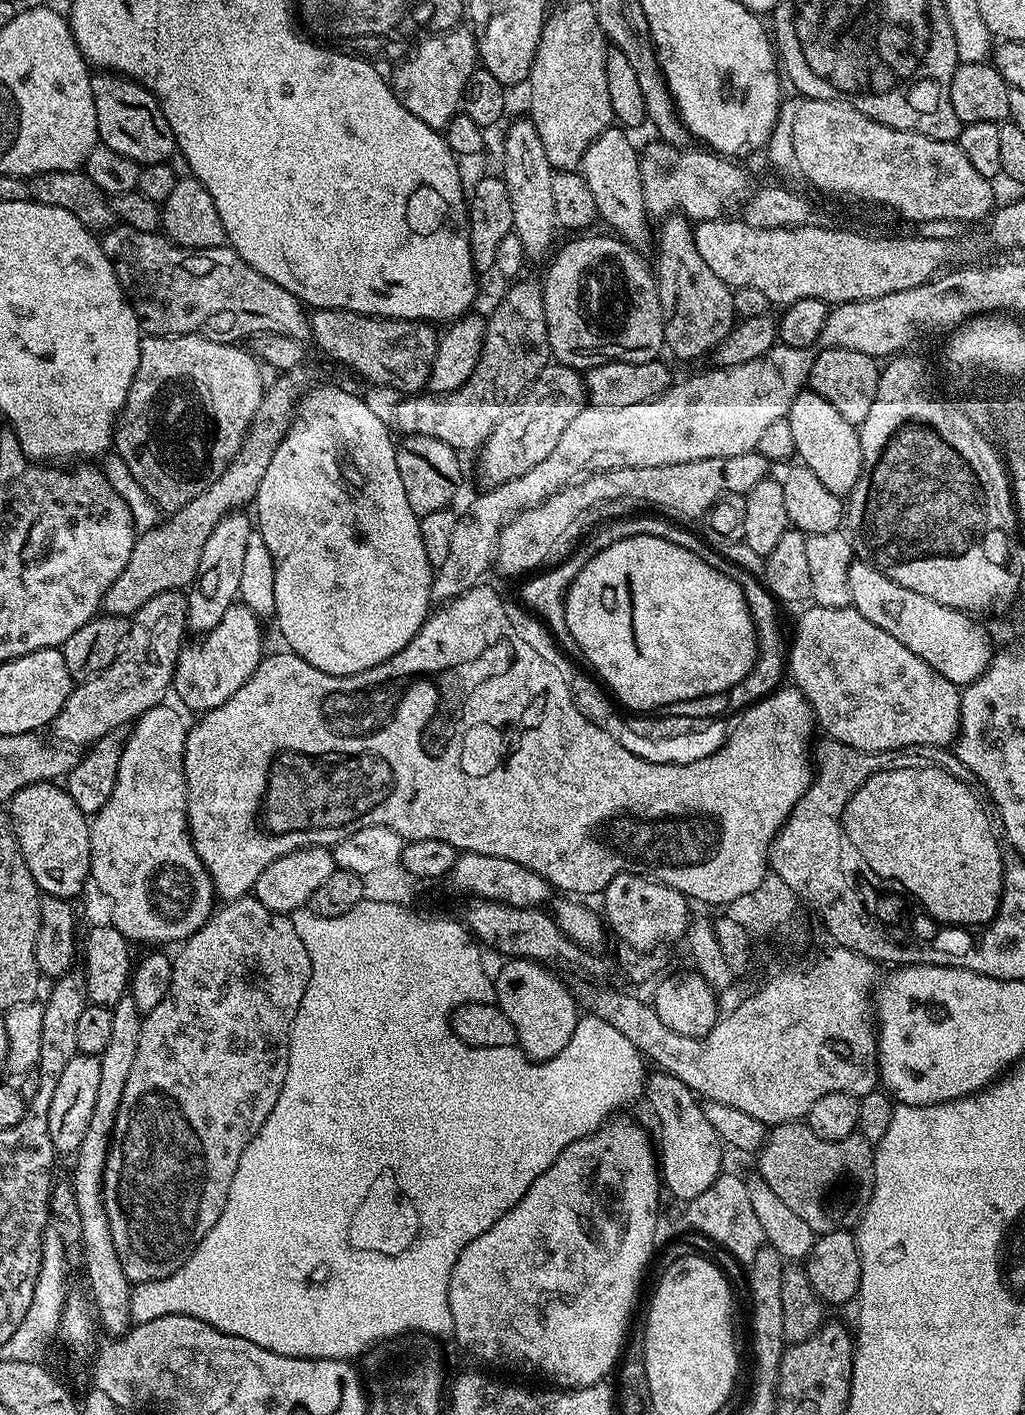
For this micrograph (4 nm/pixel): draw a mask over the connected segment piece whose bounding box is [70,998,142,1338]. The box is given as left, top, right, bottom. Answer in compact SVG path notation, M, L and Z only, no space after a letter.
M122 999L112 1007L110 1039L106 1042L106 1050L102 1050L99 1055L102 1076L98 1082L98 1095L94 1098L94 1114L90 1114L86 1138L82 1138L82 1146L74 1154L73 1160L76 1161L72 1164L70 1177L74 1202L78 1202L78 1218L82 1230L78 1248L79 1251L84 1251L84 1276L88 1279L89 1290L92 1291L90 1300L94 1305L99 1327L104 1327L108 1331L107 1335L112 1338L123 1336L133 1323L130 1314L132 1291L130 1281L122 1270L122 1262L118 1262L114 1238L110 1234L110 1222L106 1218L104 1171L112 1143L112 1131L116 1125L116 1115L120 1109L122 1094L126 1090L126 1078L130 1078L130 1069L134 1067L134 1054L138 1054L136 1024L141 1019L142 1014L138 1006L134 1006L131 999Z

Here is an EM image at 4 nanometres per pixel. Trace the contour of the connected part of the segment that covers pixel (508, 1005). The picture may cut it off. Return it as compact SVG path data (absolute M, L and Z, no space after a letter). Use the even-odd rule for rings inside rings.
M508 958L503 961L500 973L494 976L494 1000L502 1014L510 1018L516 1031L516 1042L530 1060L554 1058L566 1050L576 1029L577 997L541 961L527 958Z

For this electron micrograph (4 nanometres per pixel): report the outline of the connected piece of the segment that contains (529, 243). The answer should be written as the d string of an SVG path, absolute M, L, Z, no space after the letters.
M531 118L514 121L504 136L502 178L506 182L510 206L514 210L512 227L518 238L522 238L524 254L529 261L540 260L553 251L552 239L555 238L556 232L558 233L554 214L553 175L554 169L550 166L550 158L546 158L546 146L542 146L542 137L538 135L534 122Z

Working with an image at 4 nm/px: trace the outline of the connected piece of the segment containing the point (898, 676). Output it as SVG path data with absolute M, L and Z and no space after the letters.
M851 606L847 608L811 607L805 607L803 609L805 612L796 620L796 633L793 636L791 634L790 647L787 649L786 668L790 676L792 672L791 683L799 688L801 694L810 702L815 723L818 725L819 731L820 728L824 731L823 735L827 739L837 740L846 746L854 746L854 750L863 752L885 752L895 748L909 748L911 744L931 744L933 748L942 748L955 741L960 734L961 689L957 684L935 672L925 660L918 658L918 654L914 654L909 648L902 646L902 642L898 642L898 638L894 638L894 634L886 634L886 630L874 626L874 622L866 622L866 618L862 618L862 614L858 614L856 608Z

